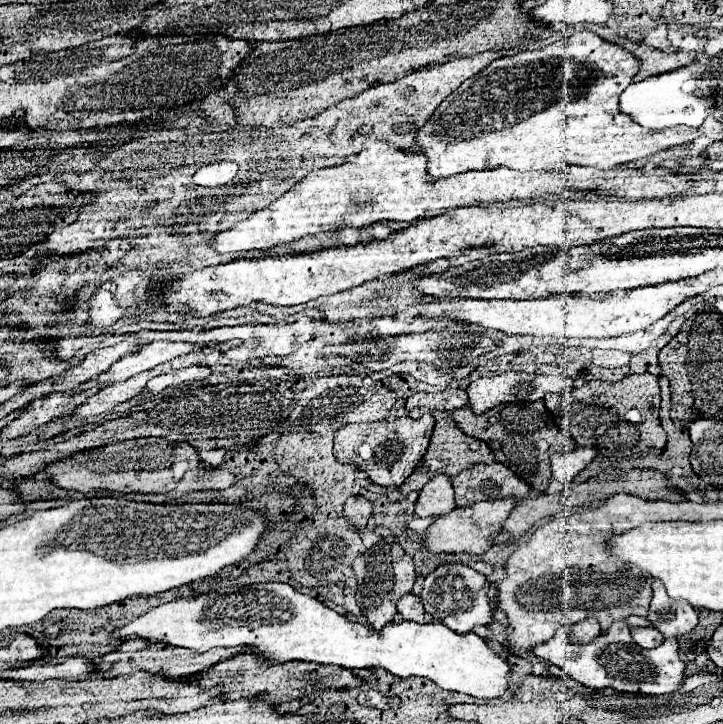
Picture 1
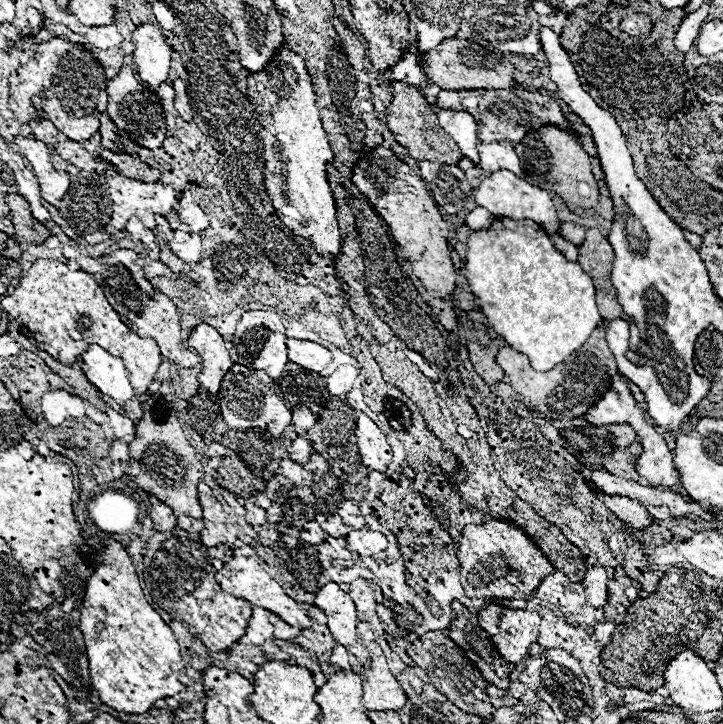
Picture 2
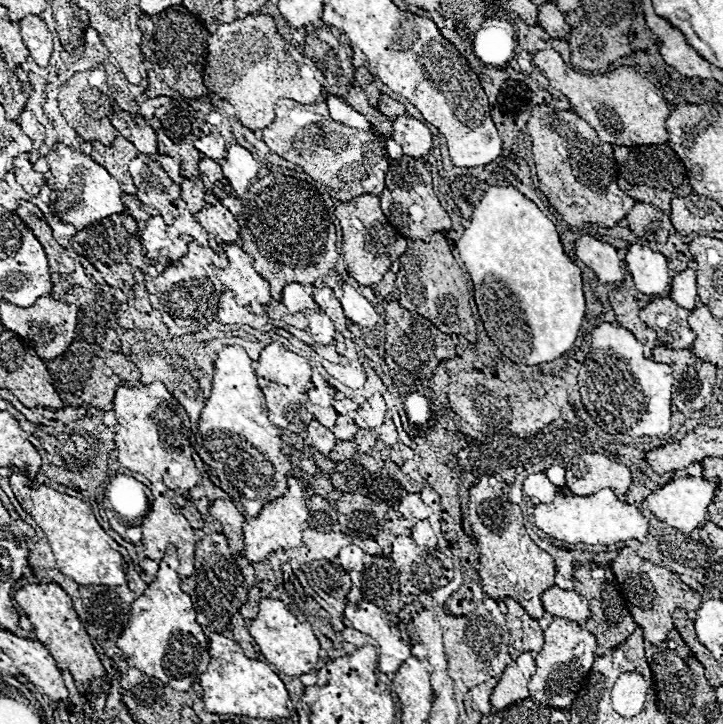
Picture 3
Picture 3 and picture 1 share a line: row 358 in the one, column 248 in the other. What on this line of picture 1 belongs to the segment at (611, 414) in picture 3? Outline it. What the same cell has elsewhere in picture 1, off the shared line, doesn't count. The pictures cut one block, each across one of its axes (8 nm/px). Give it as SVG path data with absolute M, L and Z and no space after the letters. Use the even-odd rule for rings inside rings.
M258 582L252 586L226 586L218 592L200 594L190 600L174 600L152 608L144 616L130 622L130 634L126 638L142 638L148 644L164 642L168 646L182 646L194 652L206 652L214 646L246 646L248 652L262 658L268 664L284 664L290 660L304 660L316 664L334 664L342 668L384 668L398 678L422 676L432 680L442 690L464 692L474 698L500 698L510 688L512 666L500 658L484 638L478 634L458 634L444 624L416 624L416 622L394 622L382 632L374 632L362 624L350 622L342 614L326 608L316 598L296 592L290 584L280 582Z

